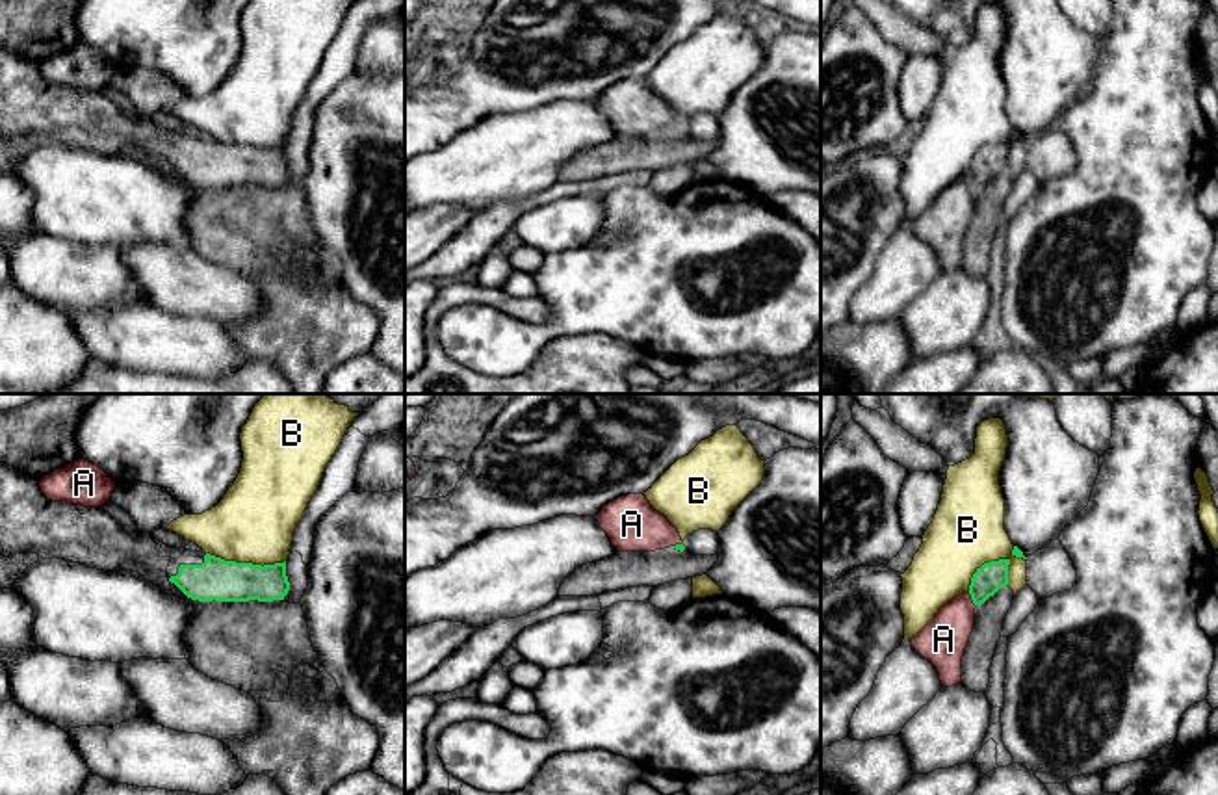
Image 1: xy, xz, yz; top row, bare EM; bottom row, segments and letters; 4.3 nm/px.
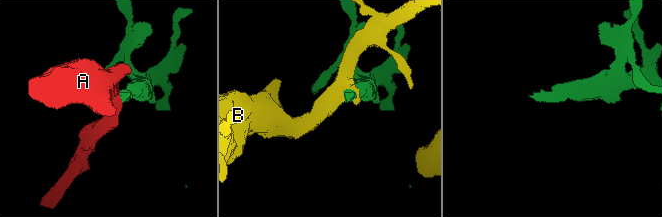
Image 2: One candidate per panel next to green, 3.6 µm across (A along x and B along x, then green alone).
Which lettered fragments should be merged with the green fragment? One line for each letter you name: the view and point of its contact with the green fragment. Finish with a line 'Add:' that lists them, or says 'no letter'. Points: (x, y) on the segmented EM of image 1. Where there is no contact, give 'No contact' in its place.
Add: no letter

